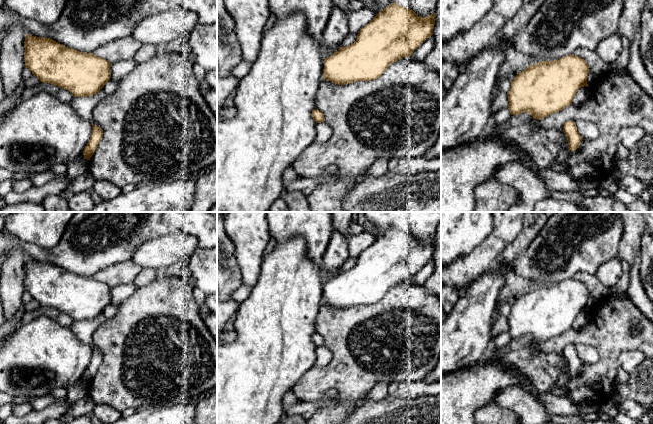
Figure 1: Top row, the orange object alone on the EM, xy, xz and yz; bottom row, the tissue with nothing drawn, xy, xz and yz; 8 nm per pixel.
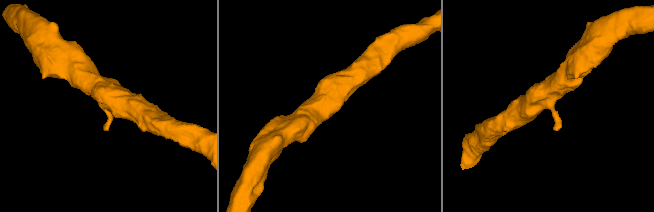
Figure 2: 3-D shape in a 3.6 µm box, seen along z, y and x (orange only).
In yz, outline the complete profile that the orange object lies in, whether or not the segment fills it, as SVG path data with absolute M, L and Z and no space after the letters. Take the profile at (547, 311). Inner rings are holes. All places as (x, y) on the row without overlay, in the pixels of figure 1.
M574 278L529 289L511 305L507 317L511 339L528 336L541 344L563 334L581 311L588 311L589 295L587 286Z

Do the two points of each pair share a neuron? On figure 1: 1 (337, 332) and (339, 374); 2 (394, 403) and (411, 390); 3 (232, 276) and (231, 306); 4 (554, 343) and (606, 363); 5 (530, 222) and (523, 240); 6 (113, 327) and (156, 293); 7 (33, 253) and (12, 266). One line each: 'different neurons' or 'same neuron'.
1: same neuron
2: different neurons
3: different neurons
4: same neuron
5: same neuron
6: same neuron
7: different neurons

